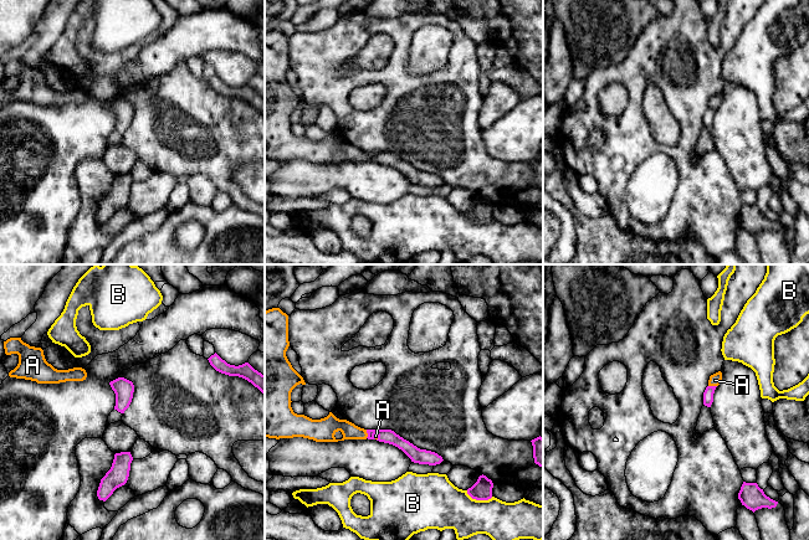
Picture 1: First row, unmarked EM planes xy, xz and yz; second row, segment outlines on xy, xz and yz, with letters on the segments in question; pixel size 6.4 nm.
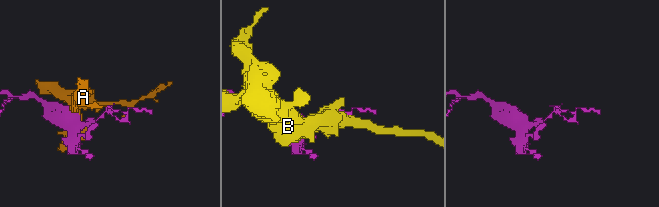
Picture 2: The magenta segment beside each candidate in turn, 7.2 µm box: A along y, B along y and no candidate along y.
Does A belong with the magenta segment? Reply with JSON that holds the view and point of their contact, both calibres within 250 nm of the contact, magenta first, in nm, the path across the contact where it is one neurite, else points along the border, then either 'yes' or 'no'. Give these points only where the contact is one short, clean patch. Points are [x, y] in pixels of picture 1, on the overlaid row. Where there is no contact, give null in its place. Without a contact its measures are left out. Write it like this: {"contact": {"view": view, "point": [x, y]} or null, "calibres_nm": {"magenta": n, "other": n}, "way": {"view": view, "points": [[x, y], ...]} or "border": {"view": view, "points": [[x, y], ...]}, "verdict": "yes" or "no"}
{"contact": {"view": "xz", "point": [367, 432]}, "calibres_nm": {"magenta": 90, "other": 120}, "verdict": "no"}

